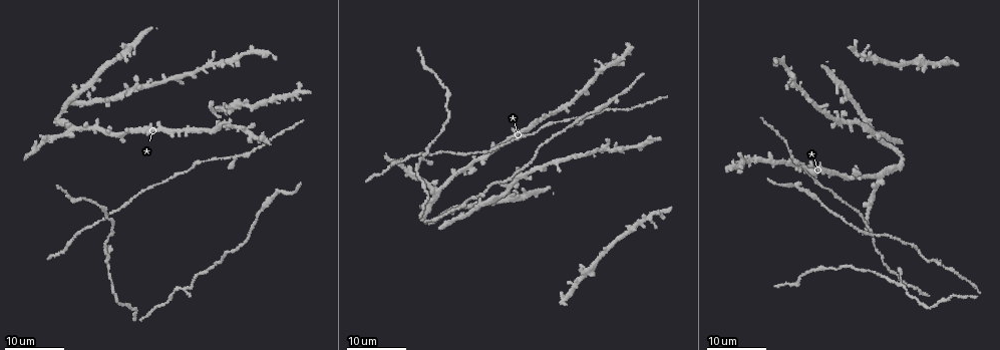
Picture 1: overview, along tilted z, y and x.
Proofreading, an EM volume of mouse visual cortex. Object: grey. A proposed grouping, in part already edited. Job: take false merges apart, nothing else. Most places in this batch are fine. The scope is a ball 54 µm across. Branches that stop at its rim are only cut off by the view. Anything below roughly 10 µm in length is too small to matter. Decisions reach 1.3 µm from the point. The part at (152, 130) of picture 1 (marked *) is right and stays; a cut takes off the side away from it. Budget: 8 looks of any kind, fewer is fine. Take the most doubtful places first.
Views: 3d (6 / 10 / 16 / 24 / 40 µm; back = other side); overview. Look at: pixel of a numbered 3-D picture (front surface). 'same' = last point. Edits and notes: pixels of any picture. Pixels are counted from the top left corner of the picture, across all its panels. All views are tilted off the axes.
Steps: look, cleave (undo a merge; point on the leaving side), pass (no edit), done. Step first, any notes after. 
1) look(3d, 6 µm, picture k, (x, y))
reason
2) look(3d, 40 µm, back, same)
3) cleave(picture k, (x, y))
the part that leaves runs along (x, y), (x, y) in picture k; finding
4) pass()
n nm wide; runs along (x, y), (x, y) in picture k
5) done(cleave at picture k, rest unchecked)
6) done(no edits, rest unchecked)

look(3d, 16 µm, picture 1, (109, 263))
thick turns thin

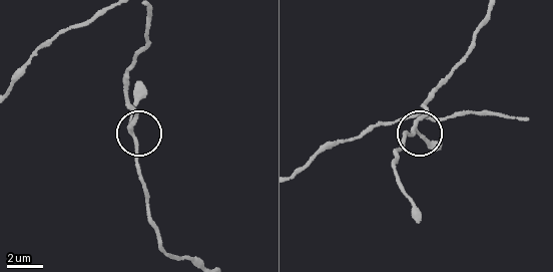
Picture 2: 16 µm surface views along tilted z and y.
look(3d, 10 µm, picture 2, (414, 133))

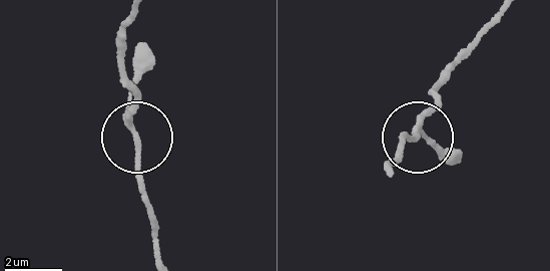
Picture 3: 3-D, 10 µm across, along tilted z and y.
pass()
one cell here

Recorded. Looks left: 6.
look(3d, 24 µm, picture 1, (793, 164))
side arm on a straight run

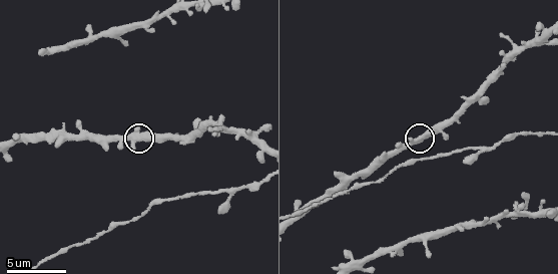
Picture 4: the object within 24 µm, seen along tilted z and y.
look(3d, 10 µm, picture 4, (137, 141))
closer look

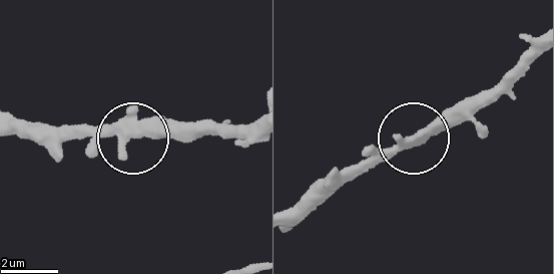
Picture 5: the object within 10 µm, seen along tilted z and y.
look(3d, 6 µm, picture 5, (413, 137))
closer look

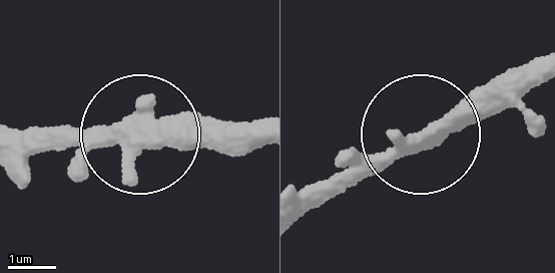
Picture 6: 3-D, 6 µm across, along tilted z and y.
pass()
3 arms; runs along (22, 140), (237, 126) in picture 6; continuous, no second cell

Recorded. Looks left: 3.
look(3d, 16 µm, picture 1, (477, 197))
three arms meet

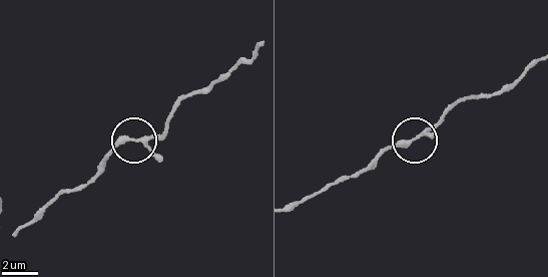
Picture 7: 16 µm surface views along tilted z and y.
look(3d, 6 µm, picture 7, (130, 139))

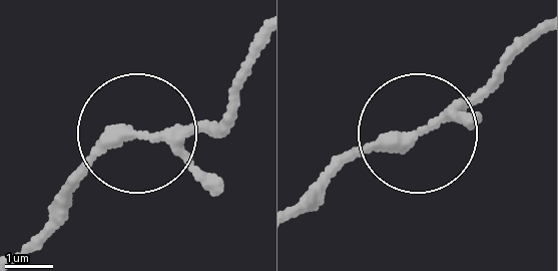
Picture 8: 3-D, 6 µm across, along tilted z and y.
pass()
runs along (17, 256), (92, 164), (132, 134), (233, 116) in picture 8; all the same cell

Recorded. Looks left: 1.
done(no edits, rest unchecked)

